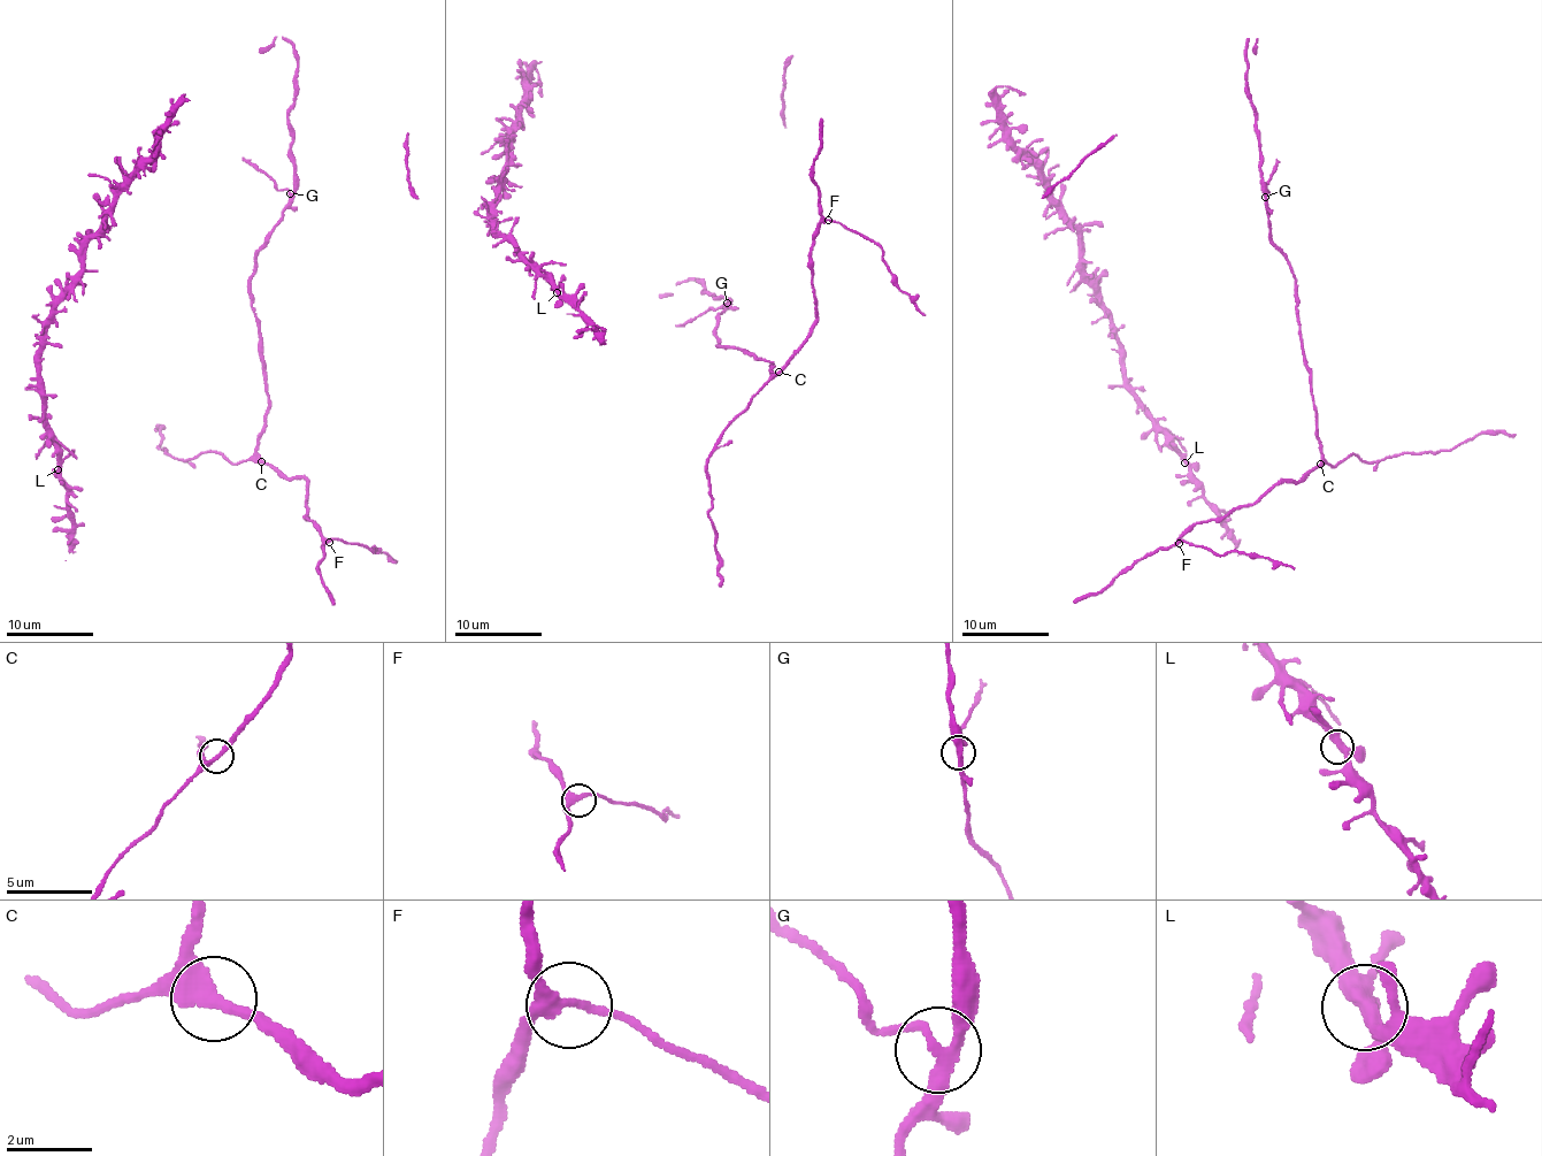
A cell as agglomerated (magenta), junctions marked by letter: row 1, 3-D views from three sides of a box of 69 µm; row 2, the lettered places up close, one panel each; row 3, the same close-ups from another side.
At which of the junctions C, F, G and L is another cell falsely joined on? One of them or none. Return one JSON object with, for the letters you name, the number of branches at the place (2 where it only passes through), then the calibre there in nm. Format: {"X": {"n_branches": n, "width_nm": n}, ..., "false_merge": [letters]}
{"G": {"n_branches": 3, "width_nm": 240}, "false_merge": ["G"]}

